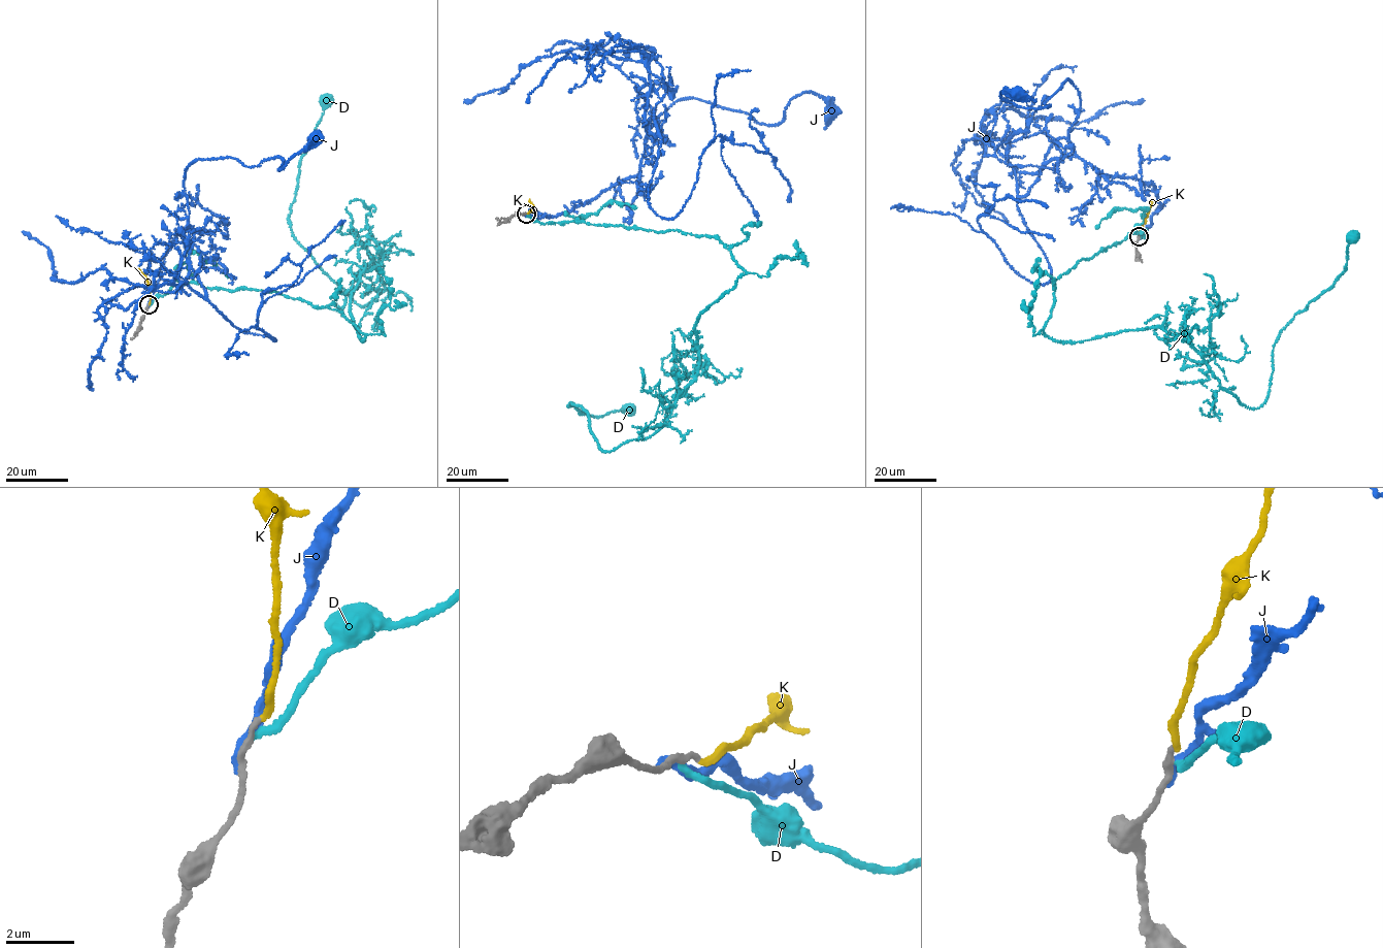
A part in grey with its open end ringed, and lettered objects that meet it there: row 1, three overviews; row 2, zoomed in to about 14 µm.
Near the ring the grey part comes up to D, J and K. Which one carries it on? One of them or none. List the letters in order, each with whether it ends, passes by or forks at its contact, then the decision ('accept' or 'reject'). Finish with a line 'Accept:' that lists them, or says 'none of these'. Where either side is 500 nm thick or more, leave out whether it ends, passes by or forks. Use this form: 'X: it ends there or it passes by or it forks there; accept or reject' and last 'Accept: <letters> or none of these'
D: it ends there; reject
J: it ends there; reject
K: it ends there; accept
Accept: K

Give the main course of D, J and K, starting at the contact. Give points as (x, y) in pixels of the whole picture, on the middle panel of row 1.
D: (524, 214), (719, 238), (746, 272), (700, 315), (696, 374), (647, 438), (601, 450), (568, 405), (628, 409)
J: (523, 214), (554, 217), (637, 173), (649, 128), (680, 99), (774, 125), (789, 101), (808, 90), (831, 111)
K: (526, 214), (534, 207), (529, 199)

